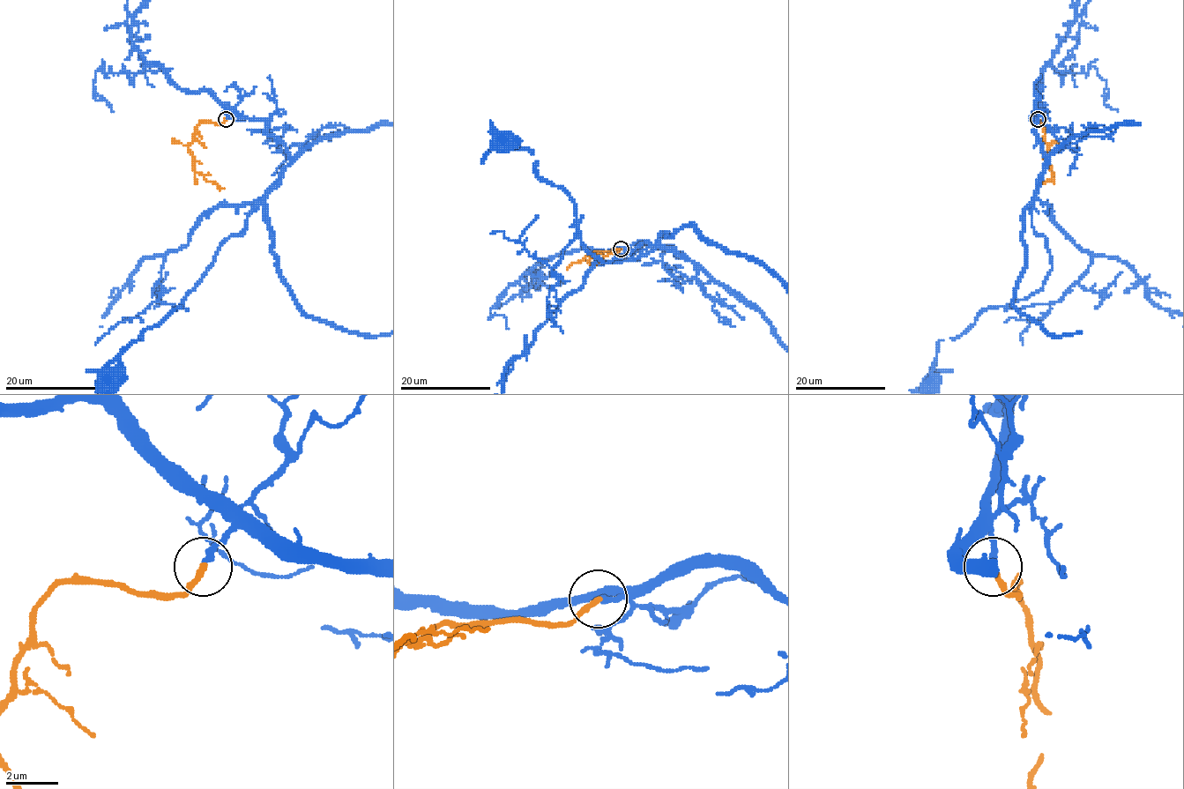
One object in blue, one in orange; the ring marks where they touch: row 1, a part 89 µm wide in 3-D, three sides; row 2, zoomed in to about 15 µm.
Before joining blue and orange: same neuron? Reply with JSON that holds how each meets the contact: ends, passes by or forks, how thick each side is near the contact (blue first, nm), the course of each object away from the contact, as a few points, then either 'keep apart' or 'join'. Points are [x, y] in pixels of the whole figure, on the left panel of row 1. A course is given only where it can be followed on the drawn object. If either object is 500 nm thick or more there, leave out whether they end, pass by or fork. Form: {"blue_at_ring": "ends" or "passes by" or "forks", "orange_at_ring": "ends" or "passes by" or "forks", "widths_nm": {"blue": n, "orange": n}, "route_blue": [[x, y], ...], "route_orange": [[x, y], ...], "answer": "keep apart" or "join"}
{"blue_at_ring": "ends", "orange_at_ring": "ends", "widths_nm": {"blue": 220, "orange": 220}, "route_blue": [[226, 119], [234, 113], [264, 121], [289, 164], [180, 307], [121, 354], [120, 371], [106, 383]], "route_orange": [[226, 119], [219, 123], [200, 122], [193, 143], [189, 147], [197, 172], [224, 189]], "answer": "join"}

